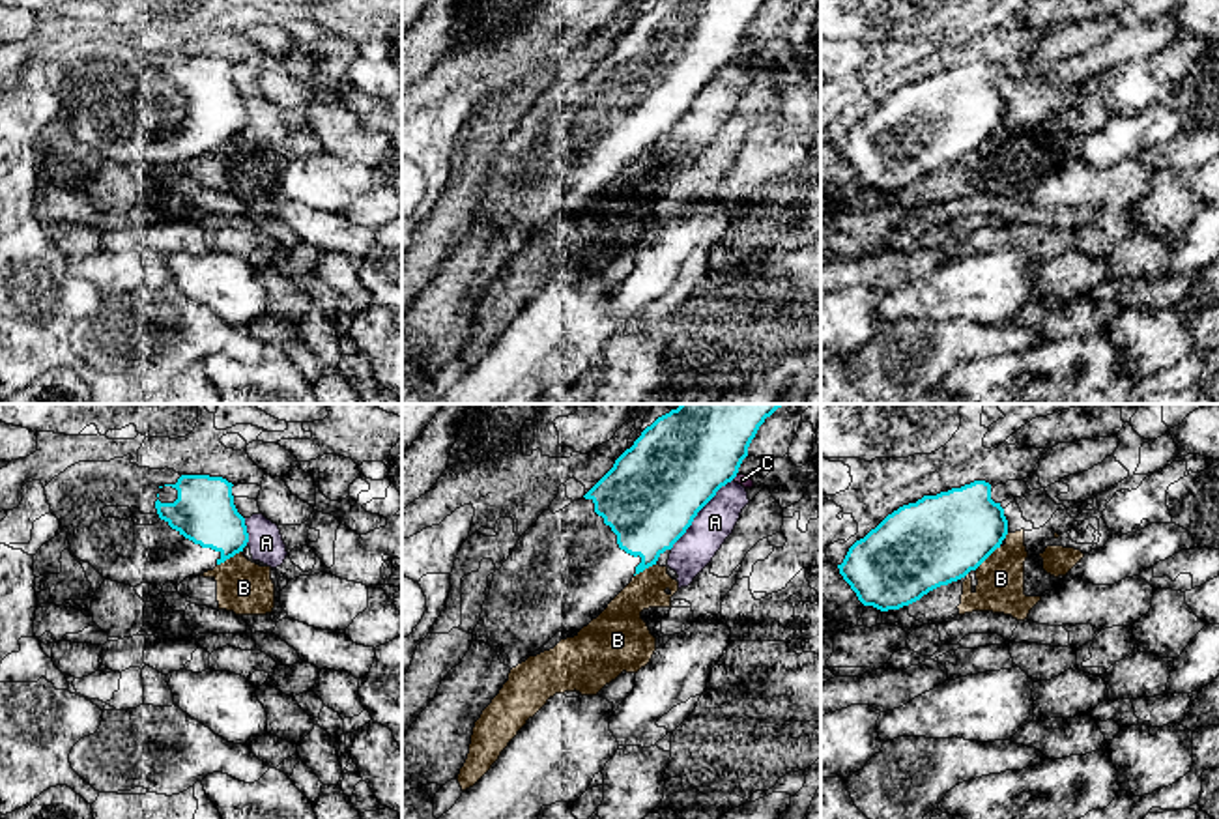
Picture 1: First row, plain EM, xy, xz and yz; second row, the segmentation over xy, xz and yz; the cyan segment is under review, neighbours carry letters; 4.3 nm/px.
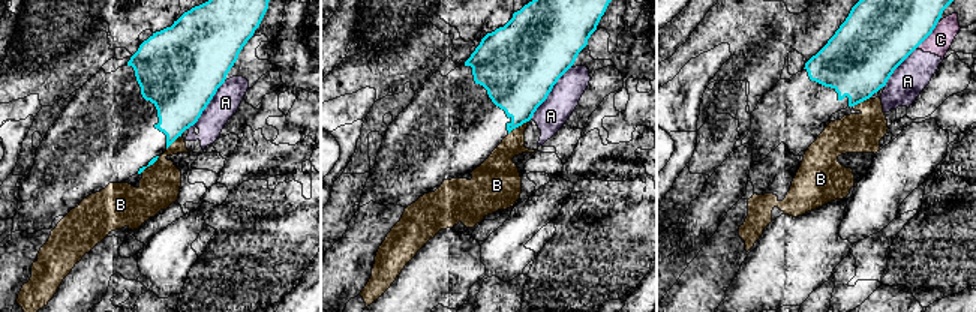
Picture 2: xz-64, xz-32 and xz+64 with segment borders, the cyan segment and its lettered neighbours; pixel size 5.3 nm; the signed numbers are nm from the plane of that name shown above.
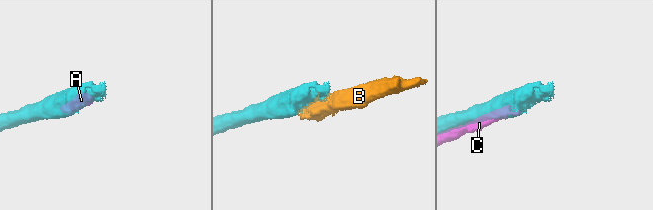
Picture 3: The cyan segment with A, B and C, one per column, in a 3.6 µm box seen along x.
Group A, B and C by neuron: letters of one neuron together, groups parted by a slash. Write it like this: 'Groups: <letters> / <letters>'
Groups: A C / B

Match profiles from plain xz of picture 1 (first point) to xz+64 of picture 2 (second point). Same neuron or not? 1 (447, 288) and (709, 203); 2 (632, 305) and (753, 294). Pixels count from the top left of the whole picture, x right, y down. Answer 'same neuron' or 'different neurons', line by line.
1: same neuron
2: different neurons

